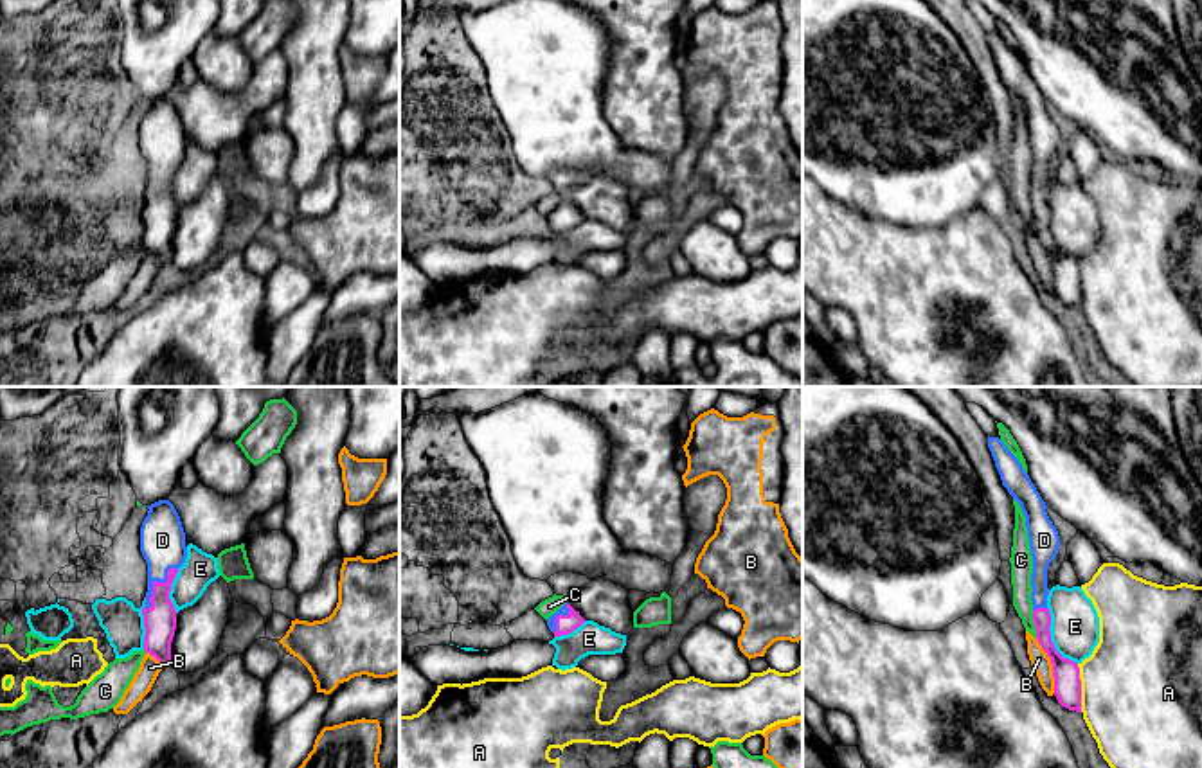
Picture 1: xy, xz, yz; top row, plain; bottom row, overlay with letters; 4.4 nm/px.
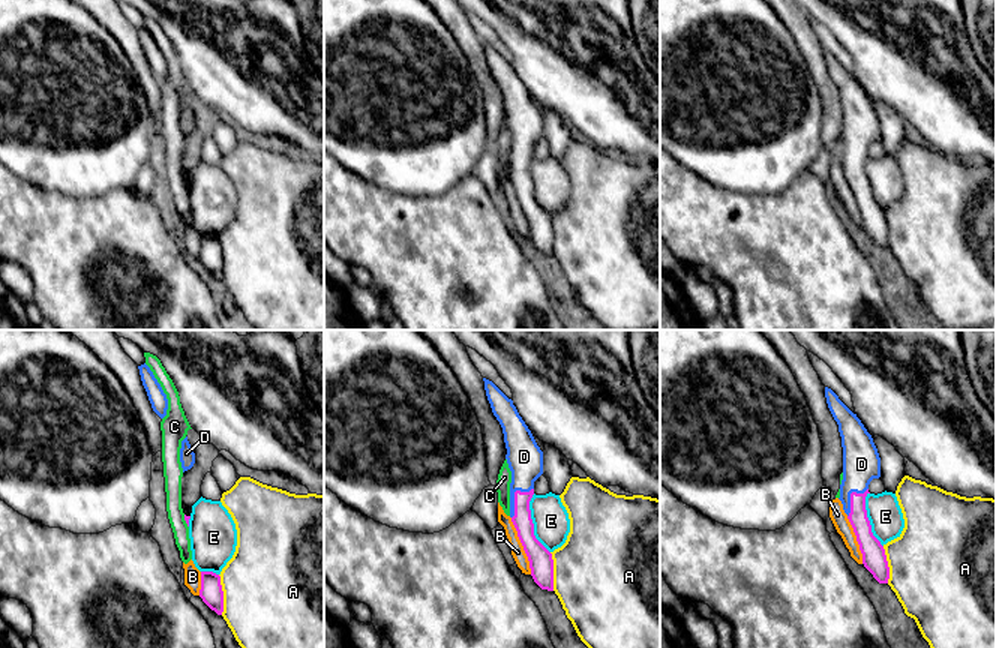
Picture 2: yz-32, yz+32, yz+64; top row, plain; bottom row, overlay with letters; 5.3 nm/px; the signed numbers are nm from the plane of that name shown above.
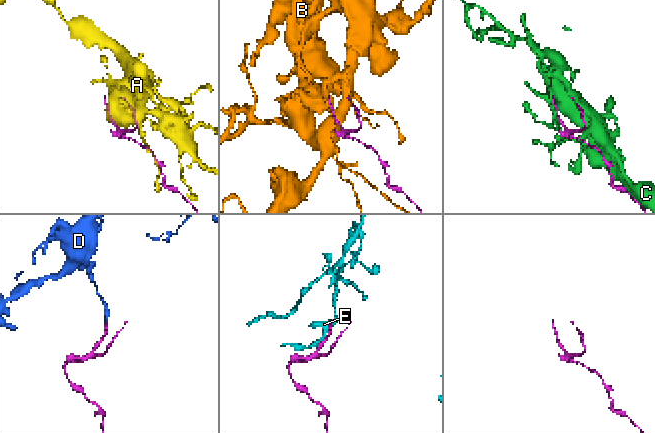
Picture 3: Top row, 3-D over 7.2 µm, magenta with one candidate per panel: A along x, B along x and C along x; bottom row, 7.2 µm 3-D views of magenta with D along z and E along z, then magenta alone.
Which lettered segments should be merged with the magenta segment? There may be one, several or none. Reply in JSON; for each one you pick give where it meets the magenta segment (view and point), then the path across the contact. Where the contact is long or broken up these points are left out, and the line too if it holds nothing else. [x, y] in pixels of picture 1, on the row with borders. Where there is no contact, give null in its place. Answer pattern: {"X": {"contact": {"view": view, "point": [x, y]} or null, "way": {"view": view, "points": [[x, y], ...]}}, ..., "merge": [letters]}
{"D": {"contact": {"view": "xy", "point": [155, 581]}, "way": {"view": "xy", "points": [[161, 619], [155, 581], [162, 569], [162, 540]]}}, "merge": ["D"]}

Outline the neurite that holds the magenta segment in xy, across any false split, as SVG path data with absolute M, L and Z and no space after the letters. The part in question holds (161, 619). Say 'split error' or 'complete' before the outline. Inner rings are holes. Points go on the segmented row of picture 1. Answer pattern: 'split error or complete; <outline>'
split error; M158 500L148 505L140 527L140 552L148 563L144 615L144 651L162 667L171 664L171 642L176 630L176 610L169 599L178 568L185 563L185 532L175 505Z

